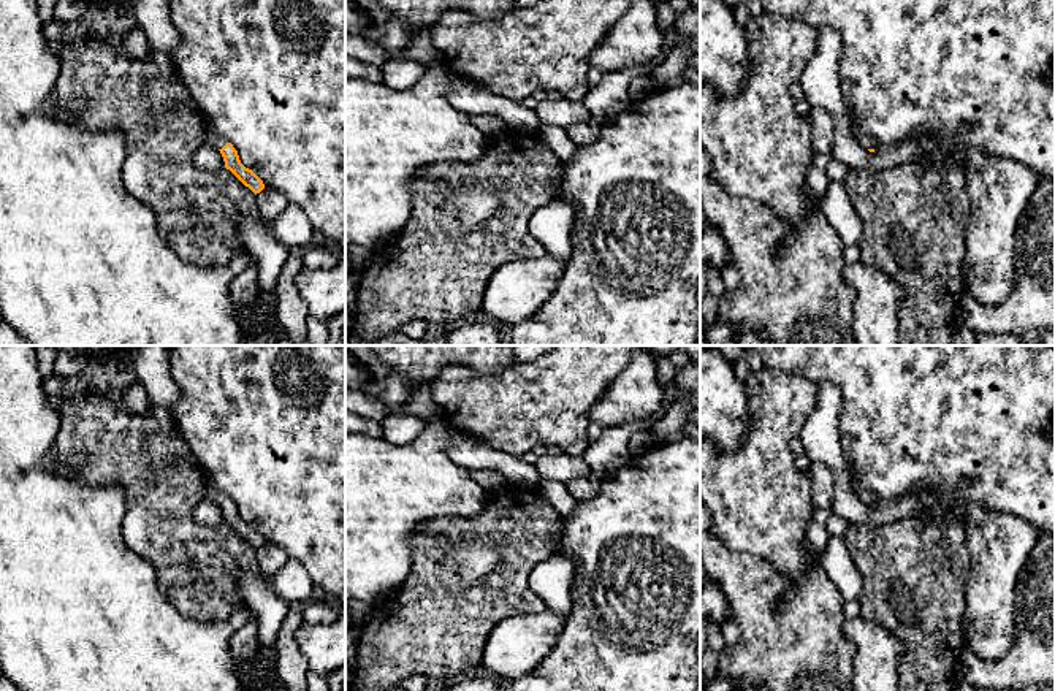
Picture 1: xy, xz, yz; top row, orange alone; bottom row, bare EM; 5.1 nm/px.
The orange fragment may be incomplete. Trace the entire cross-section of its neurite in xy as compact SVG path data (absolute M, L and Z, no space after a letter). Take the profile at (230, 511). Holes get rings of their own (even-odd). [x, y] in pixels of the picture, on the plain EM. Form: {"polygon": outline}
{"polygon": "M208 479L204 485L204 499L219 504L223 512L225 523L230 525L255 550L265 544L263 536L241 518L238 506L233 502L233 499L217 490Z"}

